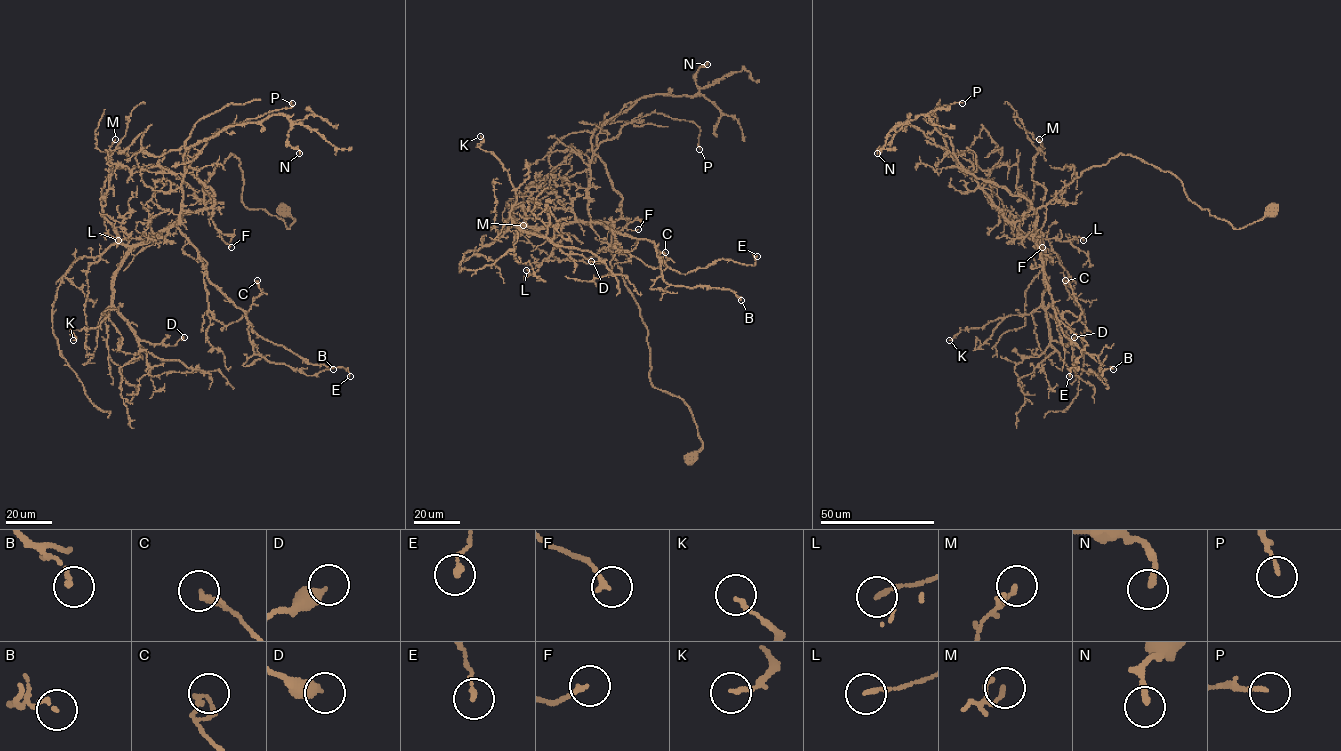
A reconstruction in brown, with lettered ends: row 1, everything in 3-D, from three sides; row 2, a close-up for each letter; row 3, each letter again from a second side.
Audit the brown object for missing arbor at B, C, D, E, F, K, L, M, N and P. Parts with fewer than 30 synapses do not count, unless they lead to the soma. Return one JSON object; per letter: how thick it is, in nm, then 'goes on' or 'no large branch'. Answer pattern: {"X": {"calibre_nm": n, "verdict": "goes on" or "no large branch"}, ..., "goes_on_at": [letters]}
{"B": {"calibre_nm": 160, "verdict": "no large branch"}, "C": {"calibre_nm": 180, "verdict": "no large branch"}, "D": {"calibre_nm": 440, "verdict": "no large branch"}, "E": {"calibre_nm": 180, "verdict": "no large branch"}, "F": {"calibre_nm": 180, "verdict": "no large branch"}, "K": {"calibre_nm": 140, "verdict": "no large branch"}, "L": {"calibre_nm": 150, "verdict": "no large branch"}, "M": {"calibre_nm": 140, "verdict": "no large branch"}, "N": {"calibre_nm": 200, "verdict": "no large branch"}, "P": {"calibre_nm": 110, "verdict": "no large branch"}, "goes_on_at": []}

